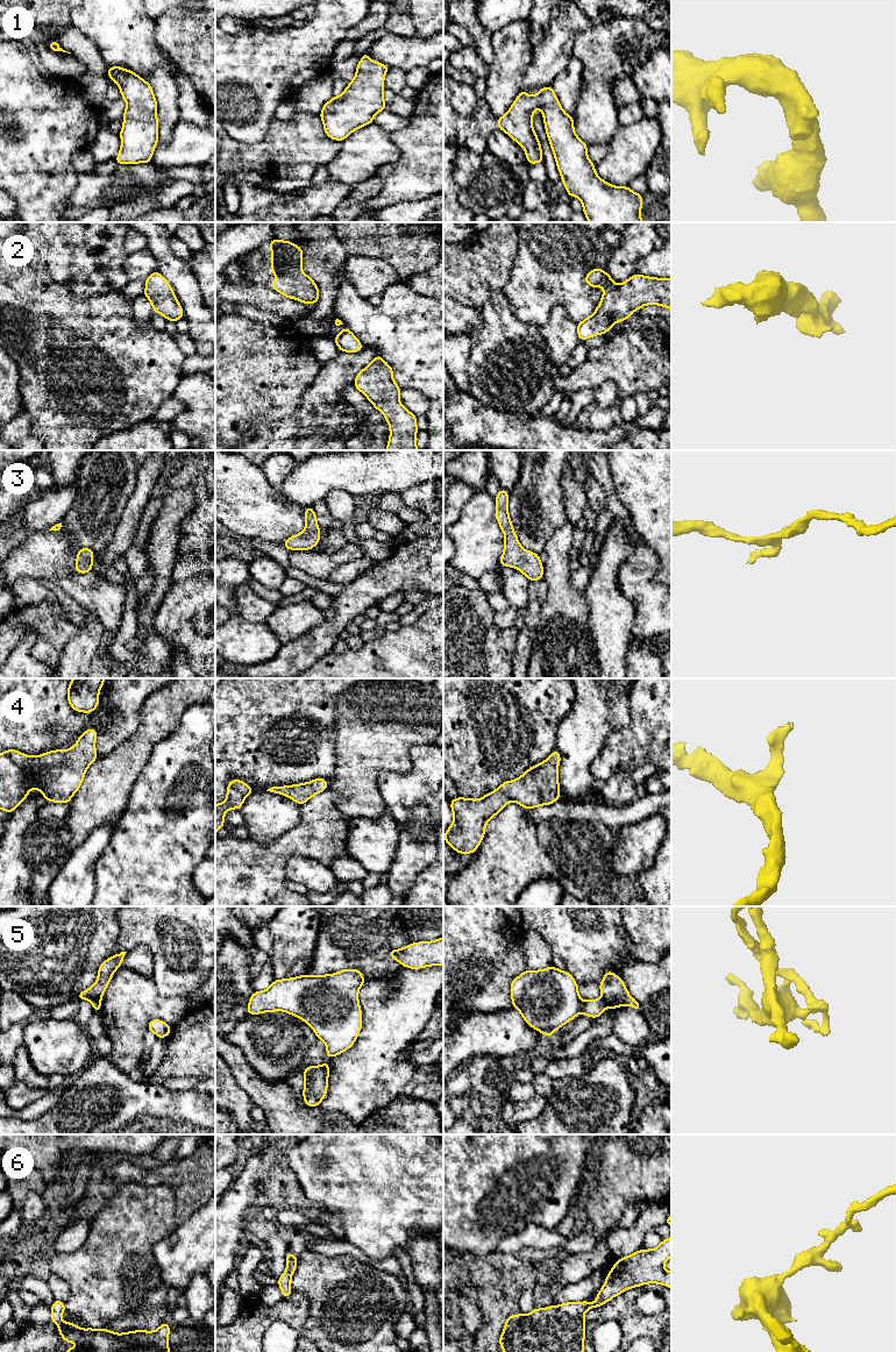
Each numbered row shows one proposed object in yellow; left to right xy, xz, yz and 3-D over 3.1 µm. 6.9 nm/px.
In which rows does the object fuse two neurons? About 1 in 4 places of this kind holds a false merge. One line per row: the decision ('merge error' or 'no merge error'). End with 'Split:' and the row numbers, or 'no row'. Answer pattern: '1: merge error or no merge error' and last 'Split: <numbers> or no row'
1: no merge error
2: no merge error
3: no merge error
4: no merge error
5: merge error
6: no merge error
Split: 5

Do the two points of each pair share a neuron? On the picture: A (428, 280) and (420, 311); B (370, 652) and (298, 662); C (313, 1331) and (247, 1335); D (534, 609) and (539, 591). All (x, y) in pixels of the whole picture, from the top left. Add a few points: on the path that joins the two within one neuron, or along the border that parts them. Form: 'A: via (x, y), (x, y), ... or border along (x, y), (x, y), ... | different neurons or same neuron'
A: border along (405, 282), (416, 292), (431, 298) | different neurons
B: border along (332, 652), (310, 666) | different neurons
C: border along (308, 1304), (303, 1328), (303, 1336), (307, 1339) | different neurons
D: via (534, 604), (537, 596) | same neuron

